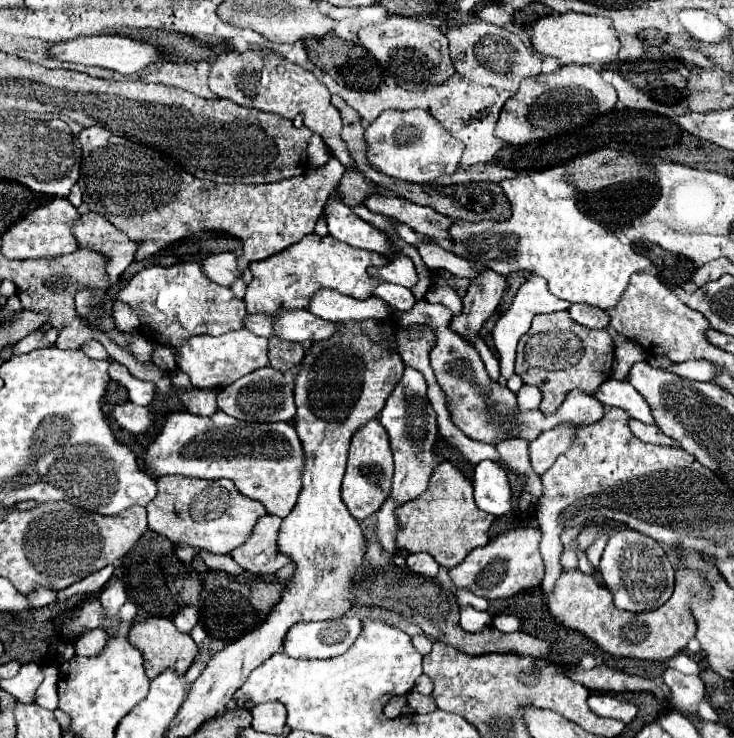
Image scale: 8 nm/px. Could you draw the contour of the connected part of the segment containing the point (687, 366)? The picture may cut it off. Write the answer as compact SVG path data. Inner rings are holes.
M684 361L670 365L668 371L692 381L712 381L718 375L718 365L710 361Z

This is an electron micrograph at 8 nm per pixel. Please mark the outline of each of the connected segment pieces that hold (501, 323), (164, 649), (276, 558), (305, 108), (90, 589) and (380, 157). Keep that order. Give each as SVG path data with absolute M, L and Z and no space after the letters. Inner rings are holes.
M530 275L530 277L528 277L528 281L518 289L518 293L516 293L516 297L514 297L514 303L512 303L510 309L498 319L498 323L496 323L496 327L494 327L492 331L492 339L498 352L500 374L506 380L514 374L516 345L518 345L518 339L530 329L532 317L538 315L538 313L564 311L564 309L568 309L568 307L570 307L568 301L562 301L562 299L554 297L554 295L548 291L546 279L542 279L542 277L538 277L538 275Z
M148 617L144 621L134 621L130 627L130 633L128 633L128 641L142 653L144 669L150 679L154 679L166 667L174 667L174 669L178 669L178 673L186 673L186 669L198 655L198 645L192 641L192 637L186 633L178 633L176 625L168 617ZM182 663L184 663L184 667L180 667Z
M264 515L256 521L254 533L246 539L244 545L234 549L230 557L250 575L274 575L280 567L290 563L286 555L278 553L276 535L280 521L274 515Z
M246 51L246 53L224 53L220 55L208 75L210 89L224 99L230 99L244 107L254 107L260 111L276 113L286 119L294 119L296 115L304 115L304 125L318 133L334 157L340 159L340 163L346 169L356 169L354 159L350 157L346 143L340 137L342 119L338 109L330 103L328 89L304 67L294 65L286 61L280 55L274 53L262 53L262 51Z
M108 565L108 567L88 575L86 579L82 579L82 581L78 581L78 583L62 589L62 591L58 591L58 595L56 595L58 601L66 601L66 599L70 599L76 593L98 593L104 587L104 583L110 579L112 571L114 571L114 565Z
M422 109L382 111L366 127L368 161L388 177L410 183L434 183L442 175L452 175L458 169L464 143L452 137L430 113Z

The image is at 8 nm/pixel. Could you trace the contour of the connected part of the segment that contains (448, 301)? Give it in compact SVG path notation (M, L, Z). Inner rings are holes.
M432 285L432 287L428 289L428 293L424 295L424 299L426 299L428 303L432 303L432 301L444 303L446 307L452 309L454 315L458 315L458 313L462 311L462 301L460 301L460 297L458 297L456 291L454 291L452 287L448 287L448 285Z

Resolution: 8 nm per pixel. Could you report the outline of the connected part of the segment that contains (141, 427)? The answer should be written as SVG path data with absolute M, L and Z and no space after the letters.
M124 403L124 405L116 405L114 407L114 419L118 421L118 425L134 435L138 433L146 433L146 429L152 423L150 417L150 409L148 407L140 407L134 403Z

